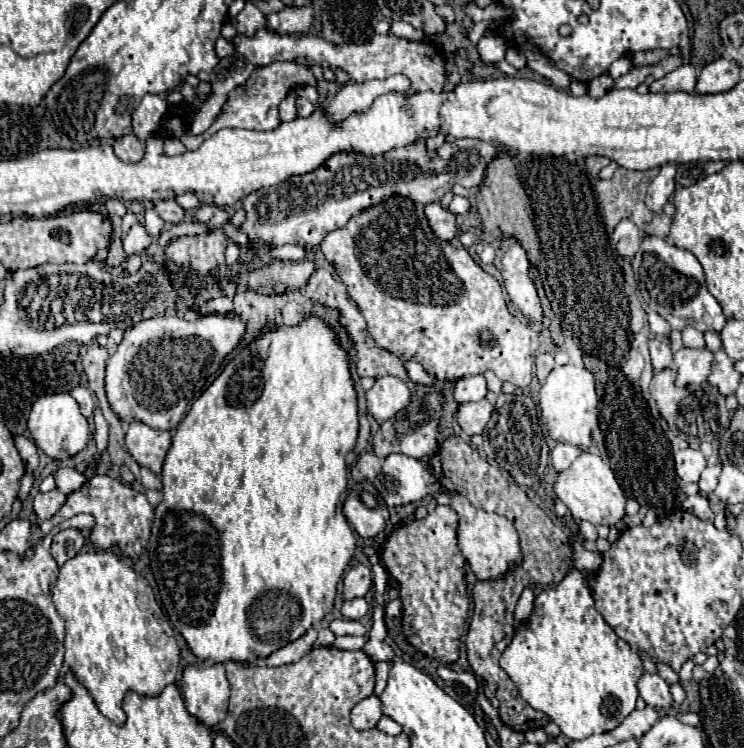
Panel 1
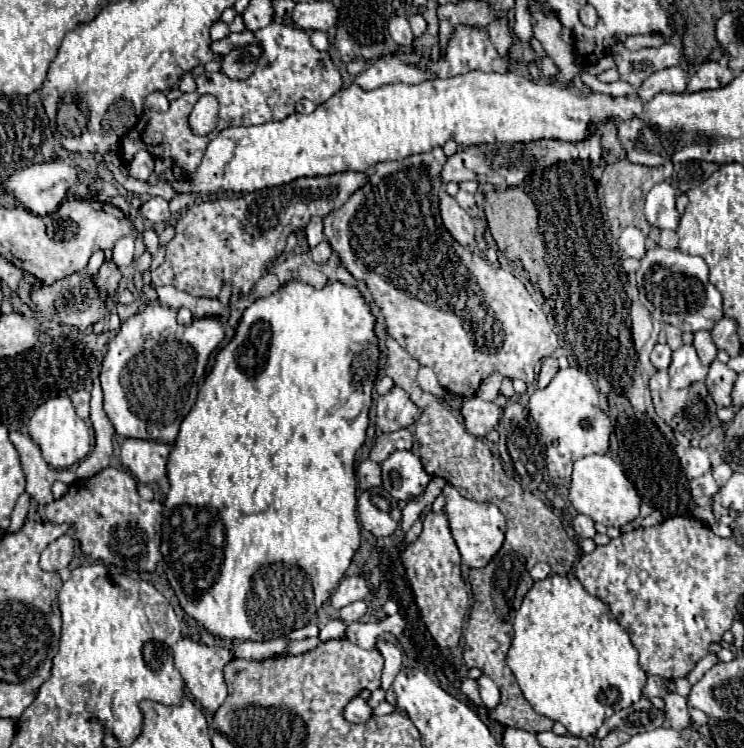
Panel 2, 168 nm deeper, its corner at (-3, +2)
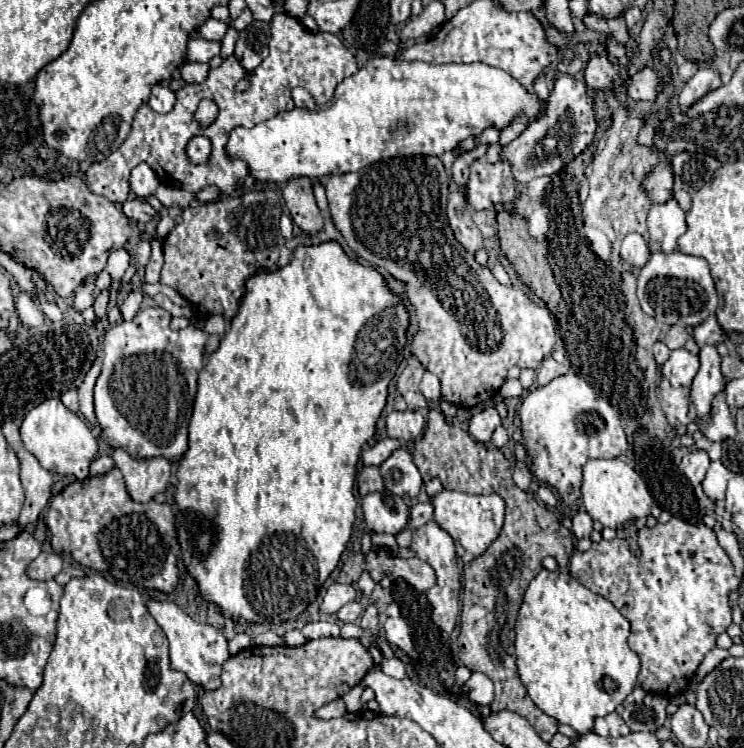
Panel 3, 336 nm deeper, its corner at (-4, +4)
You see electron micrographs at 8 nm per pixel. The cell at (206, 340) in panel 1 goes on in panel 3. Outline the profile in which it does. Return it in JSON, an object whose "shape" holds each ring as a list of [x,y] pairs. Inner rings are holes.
{"shape":[[[143,307],[133,321],[111,325],[103,337],[103,369],[95,383],[95,417],[101,427],[101,437],[111,447],[125,449],[135,459],[165,457],[171,463],[179,461],[187,451],[187,427],[193,411],[199,361],[203,359],[205,341],[209,335],[195,325],[181,331],[169,329],[171,315],[161,307]]]}

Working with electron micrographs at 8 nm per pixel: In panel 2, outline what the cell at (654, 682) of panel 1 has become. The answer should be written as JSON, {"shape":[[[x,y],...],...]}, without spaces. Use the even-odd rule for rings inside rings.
{"shape":[[[668,691],[668,693],[662,697],[662,701],[664,701],[666,717],[668,717],[668,721],[670,721],[670,725],[672,725],[674,729],[682,729],[682,731],[684,731],[686,727],[692,725],[692,719],[690,719],[688,709],[686,709],[686,697]]]}

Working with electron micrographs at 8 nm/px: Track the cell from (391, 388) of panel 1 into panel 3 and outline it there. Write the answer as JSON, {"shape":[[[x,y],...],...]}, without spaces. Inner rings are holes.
{"shape":[[[393,411],[387,417],[387,433],[393,439],[399,439],[405,445],[411,445],[415,439],[419,439],[423,435],[425,429],[425,419],[421,413],[417,411]]]}

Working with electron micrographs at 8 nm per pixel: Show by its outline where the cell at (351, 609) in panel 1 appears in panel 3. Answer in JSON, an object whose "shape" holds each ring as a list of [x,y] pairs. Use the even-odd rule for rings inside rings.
{"shape":[[[351,601],[351,603],[343,605],[343,607],[337,611],[337,617],[339,617],[339,621],[343,621],[343,623],[355,623],[355,621],[361,617],[361,613],[363,613],[361,605],[359,605],[357,601]]]}

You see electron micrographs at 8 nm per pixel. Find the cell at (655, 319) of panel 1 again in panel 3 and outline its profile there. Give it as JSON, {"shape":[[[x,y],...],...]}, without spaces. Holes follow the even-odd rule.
{"shape":[[[671,327],[669,333],[663,337],[663,341],[669,349],[681,349],[687,339],[689,339],[689,331],[685,327]]]}

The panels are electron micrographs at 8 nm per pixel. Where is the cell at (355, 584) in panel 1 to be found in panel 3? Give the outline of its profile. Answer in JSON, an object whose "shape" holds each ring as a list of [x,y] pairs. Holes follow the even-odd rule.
{"shape":[[[331,583],[325,591],[325,597],[321,601],[321,611],[325,615],[335,615],[345,603],[353,601],[357,595],[353,585],[341,585],[341,583]]]}

